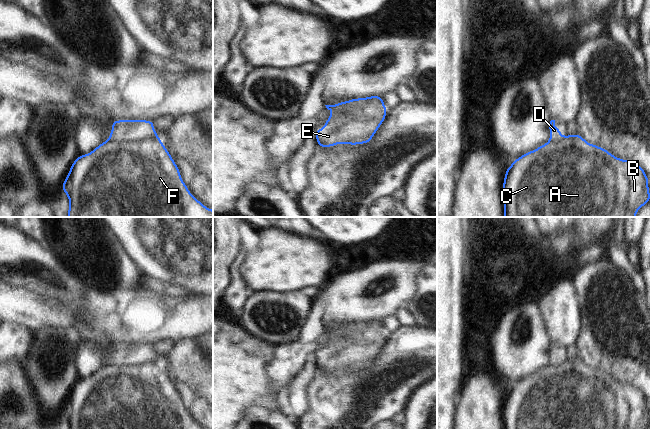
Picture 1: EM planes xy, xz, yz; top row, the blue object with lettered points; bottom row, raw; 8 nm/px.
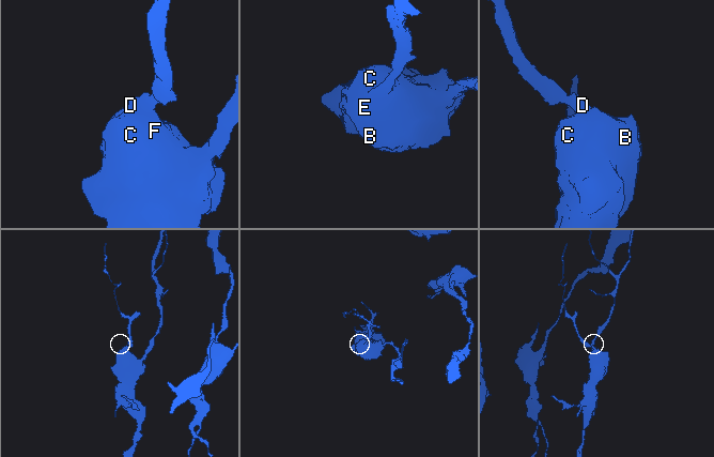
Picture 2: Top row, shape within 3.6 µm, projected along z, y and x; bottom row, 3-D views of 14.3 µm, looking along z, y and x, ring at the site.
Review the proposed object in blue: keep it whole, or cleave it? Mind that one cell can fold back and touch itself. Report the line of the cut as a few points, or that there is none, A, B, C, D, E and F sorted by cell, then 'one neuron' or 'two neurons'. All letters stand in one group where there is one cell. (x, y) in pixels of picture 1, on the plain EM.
xy (158, 361), (139, 365), (108, 365) | A B C E F / D | two neurons

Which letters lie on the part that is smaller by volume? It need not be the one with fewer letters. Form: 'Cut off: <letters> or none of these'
Cut off: D.

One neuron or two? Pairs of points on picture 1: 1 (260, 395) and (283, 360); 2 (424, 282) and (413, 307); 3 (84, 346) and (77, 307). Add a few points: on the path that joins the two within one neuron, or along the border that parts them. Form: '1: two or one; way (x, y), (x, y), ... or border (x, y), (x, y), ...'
1: two; border (272, 357), (266, 373), (270, 392), (275, 395)
2: one; way (424, 288), (424, 296), (419, 301)
3: two; border (79, 339), (91, 342), (98, 349), (101, 356)

